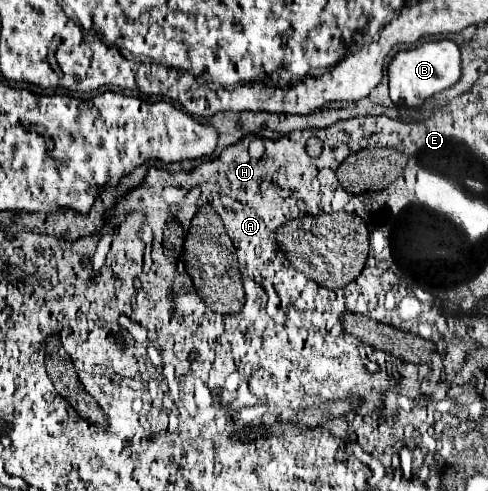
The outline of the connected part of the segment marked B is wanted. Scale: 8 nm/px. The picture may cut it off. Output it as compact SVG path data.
M443 39L435 43L425 43L409 51L399 51L389 65L389 93L391 101L401 107L401 101L409 109L419 109L425 99L453 87L461 77L461 57L453 41Z

